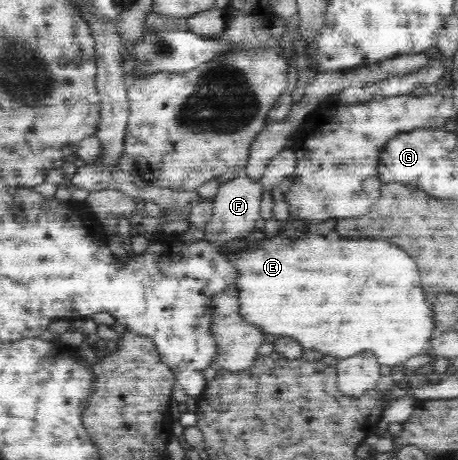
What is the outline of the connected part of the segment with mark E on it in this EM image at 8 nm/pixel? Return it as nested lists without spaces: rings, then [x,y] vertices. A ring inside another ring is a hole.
[[[309,234],[298,239],[295,243],[291,243],[289,247],[287,245],[287,243],[283,242],[283,239],[276,239],[273,236],[273,239],[269,239],[269,241],[265,239],[261,247],[231,255],[231,264],[239,267],[239,277],[234,280],[233,284],[239,291],[239,300],[242,301],[242,315],[245,317],[246,323],[261,327],[265,334],[276,338],[292,337],[300,343],[300,346],[305,351],[315,349],[315,351],[319,351],[323,355],[332,355],[339,360],[363,353],[363,351],[371,351],[377,356],[380,366],[387,365],[387,367],[391,367],[391,365],[397,365],[397,363],[403,364],[409,357],[412,358],[414,355],[419,355],[425,351],[427,341],[435,333],[435,331],[431,331],[433,329],[433,313],[427,307],[425,295],[421,291],[421,285],[419,285],[417,265],[401,247],[395,247],[395,245],[391,245],[387,241],[379,241],[379,239],[337,239],[337,241],[331,243],[325,237],[319,237],[319,235],[311,235],[309,237]]]

